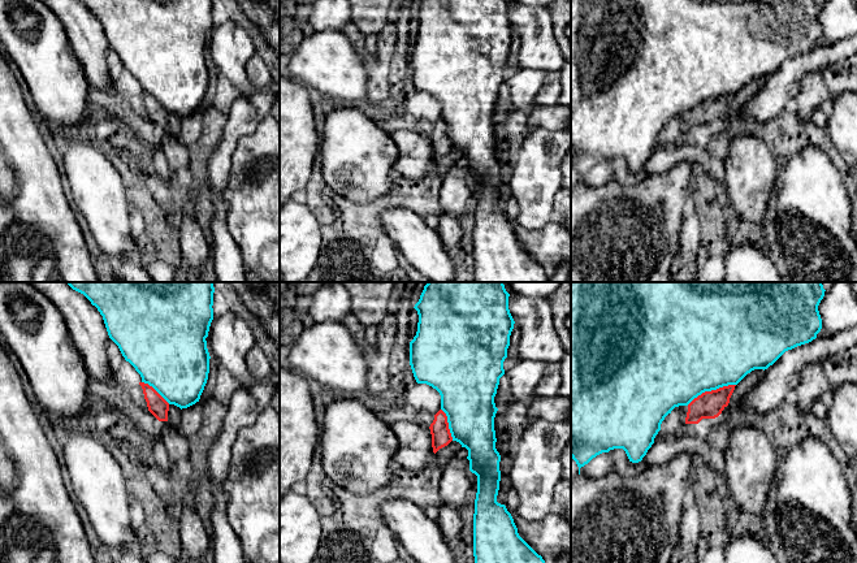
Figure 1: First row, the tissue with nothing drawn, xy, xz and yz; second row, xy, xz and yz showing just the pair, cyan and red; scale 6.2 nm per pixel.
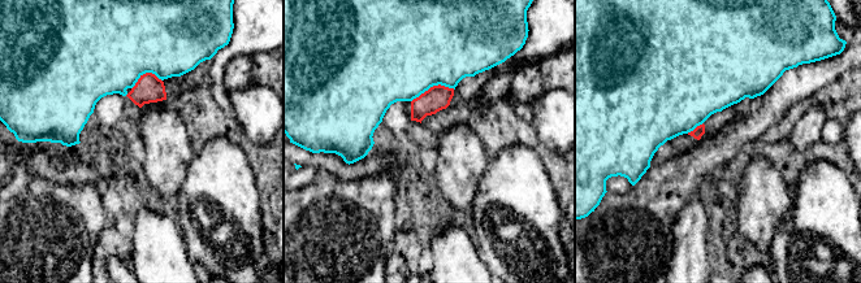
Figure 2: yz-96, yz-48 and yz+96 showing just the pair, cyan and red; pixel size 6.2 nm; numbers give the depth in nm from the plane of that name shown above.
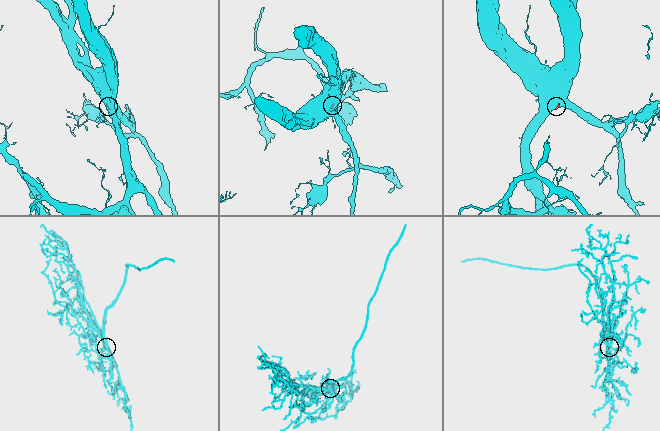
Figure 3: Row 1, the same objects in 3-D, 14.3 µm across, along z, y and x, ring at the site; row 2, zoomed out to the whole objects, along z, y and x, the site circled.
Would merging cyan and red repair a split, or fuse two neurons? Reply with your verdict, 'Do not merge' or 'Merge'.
Do not merge

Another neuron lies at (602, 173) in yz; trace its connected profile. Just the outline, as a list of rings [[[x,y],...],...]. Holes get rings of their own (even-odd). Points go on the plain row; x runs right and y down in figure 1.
[[[602,161],[581,176],[580,183],[585,186],[603,186],[613,179],[616,179],[614,169],[607,161]]]

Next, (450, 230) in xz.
[[[442,215],[440,217],[440,228],[437,233],[445,248],[450,250],[460,242],[463,235],[463,228],[459,220],[447,215]]]

